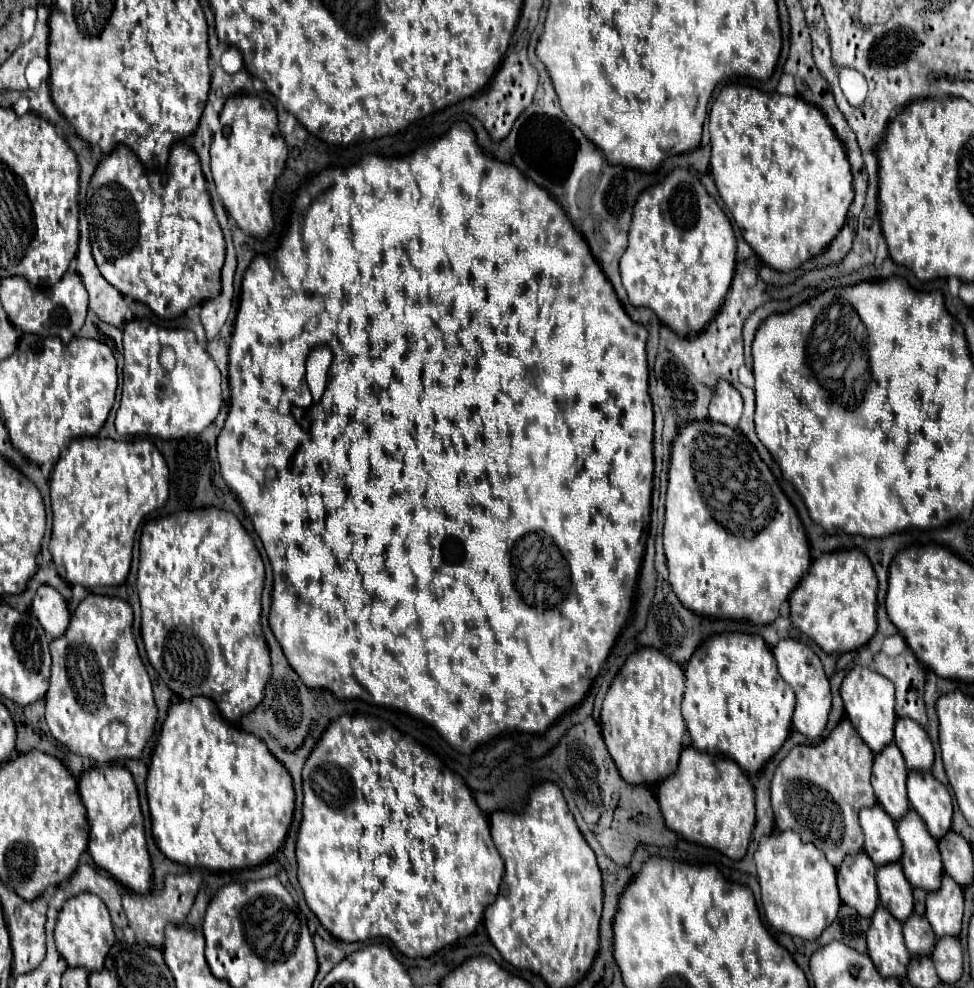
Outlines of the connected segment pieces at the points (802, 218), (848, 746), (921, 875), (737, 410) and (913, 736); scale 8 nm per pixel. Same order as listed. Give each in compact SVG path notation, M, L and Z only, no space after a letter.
M729 84L715 98L709 112L711 174L721 200L737 222L745 242L763 264L789 272L817 256L841 230L849 204L853 202L851 168L841 140L825 120L823 112L799 96L761 92L751 86Z
M845 716L835 730L817 746L795 746L777 766L771 782L771 806L775 812L775 826L779 830L793 830L801 834L805 842L815 844L825 852L827 860L837 868L847 854L857 854L863 844L863 832L859 826L859 810L875 806L875 796L871 788L871 764L873 752L859 738L851 720Z
M909 810L899 822L897 832L903 842L901 866L905 870L911 886L931 892L941 884L941 856L937 852L937 840L929 836L925 822L917 816L917 812Z
M719 380L713 392L713 400L709 404L709 418L731 428L737 428L743 412L741 394L727 380Z
M897 718L895 724L895 744L901 748L905 756L905 764L909 770L925 772L933 766L933 746L927 732L909 718Z

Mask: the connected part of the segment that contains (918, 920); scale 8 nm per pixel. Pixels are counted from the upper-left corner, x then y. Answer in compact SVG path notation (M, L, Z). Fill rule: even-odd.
M915 912L903 922L903 936L911 956L929 956L933 944L937 942L937 936L929 928L929 920Z

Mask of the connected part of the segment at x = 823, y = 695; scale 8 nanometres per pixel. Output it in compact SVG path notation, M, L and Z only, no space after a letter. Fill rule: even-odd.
M785 638L779 640L779 644L773 648L777 666L779 666L779 674L783 676L783 680L793 688L795 696L797 696L797 706L793 712L793 726L809 736L809 738L817 738L825 724L827 724L827 714L831 710L831 692L829 692L829 680L827 674L823 670L823 664L819 660L819 656L805 644L793 640L793 638Z

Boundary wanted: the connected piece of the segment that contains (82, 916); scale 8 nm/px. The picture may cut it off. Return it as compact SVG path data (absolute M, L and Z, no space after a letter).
M81 894L69 898L57 916L53 938L57 950L61 952L61 956L65 956L69 966L81 966L87 968L89 972L101 968L109 948L115 944L113 924L107 906L101 900L97 900L97 896L93 894Z

